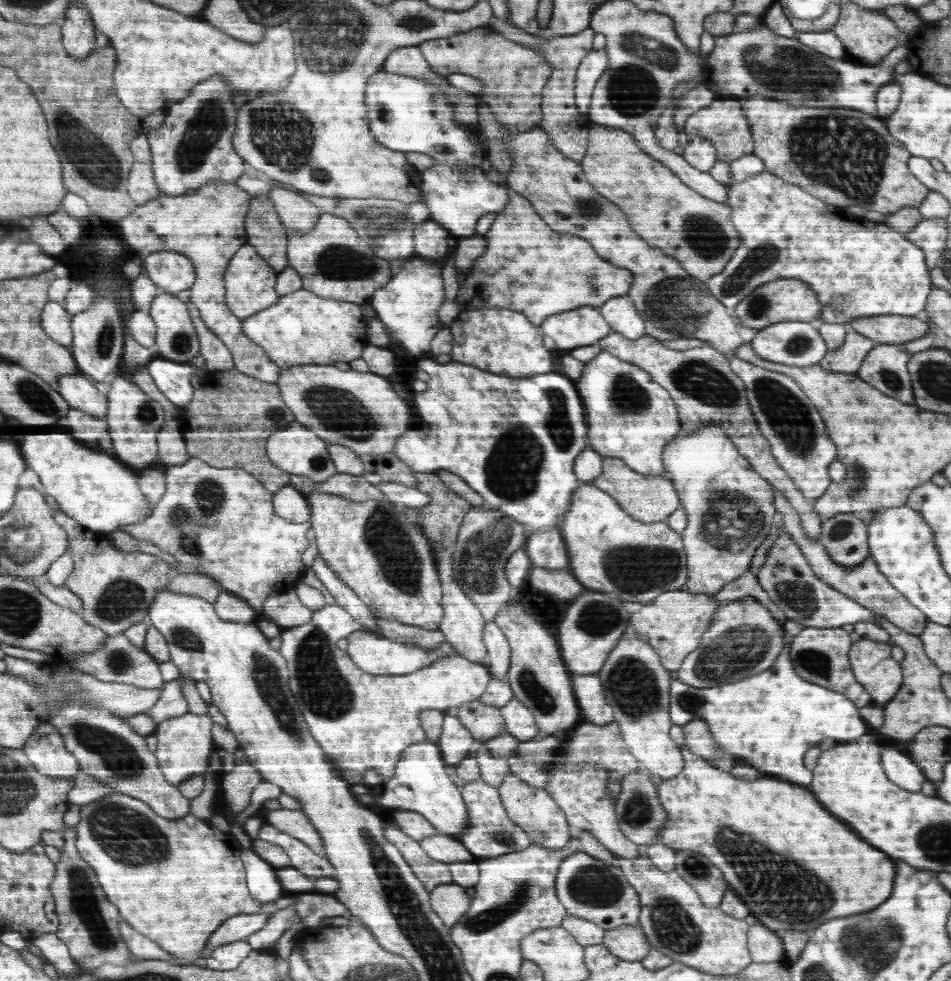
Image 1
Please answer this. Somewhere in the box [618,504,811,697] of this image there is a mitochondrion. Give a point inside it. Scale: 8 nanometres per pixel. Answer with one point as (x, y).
(737, 651)

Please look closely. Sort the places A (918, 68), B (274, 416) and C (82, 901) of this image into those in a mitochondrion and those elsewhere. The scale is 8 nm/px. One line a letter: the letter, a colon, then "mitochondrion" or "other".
A: other
B: mitochondrion
C: mitochondrion

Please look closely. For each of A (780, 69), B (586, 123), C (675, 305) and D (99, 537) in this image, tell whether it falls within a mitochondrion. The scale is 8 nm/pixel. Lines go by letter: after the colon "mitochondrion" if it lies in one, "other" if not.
A: mitochondrion
B: other
C: mitochondrion
D: other

